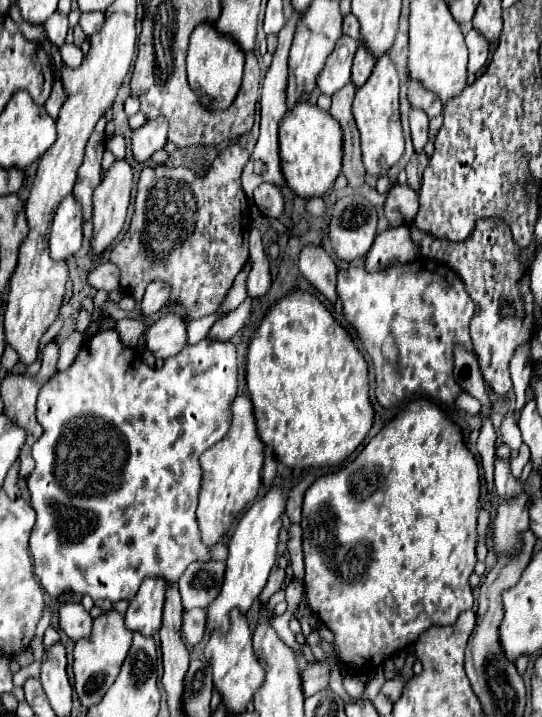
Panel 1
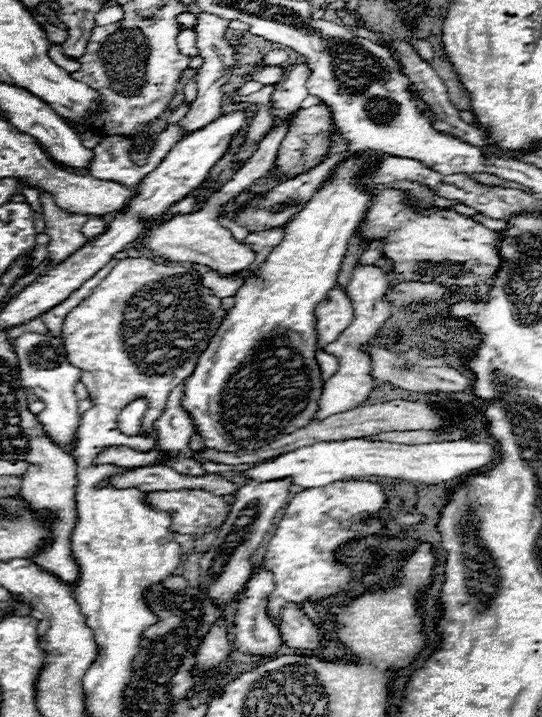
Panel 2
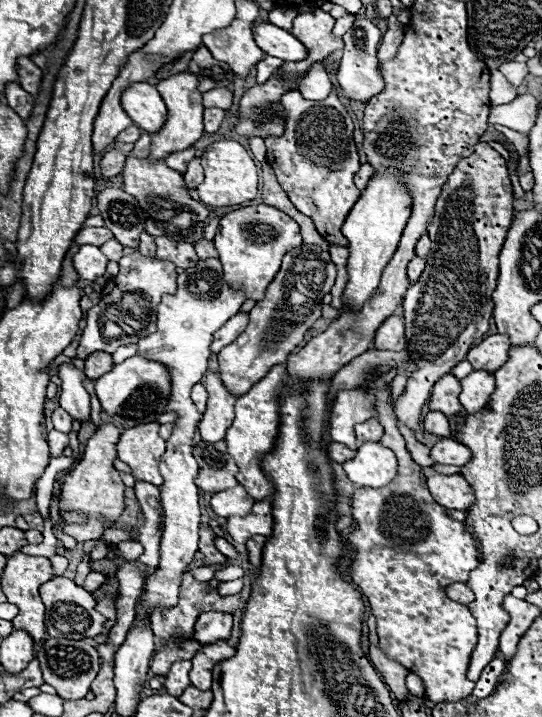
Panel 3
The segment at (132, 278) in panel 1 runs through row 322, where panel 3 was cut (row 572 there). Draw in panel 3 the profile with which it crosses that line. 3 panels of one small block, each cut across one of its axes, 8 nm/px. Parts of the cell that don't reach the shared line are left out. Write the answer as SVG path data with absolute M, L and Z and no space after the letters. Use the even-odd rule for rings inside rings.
M190 572L184 574L182 578L182 584L180 584L180 598L178 598L178 604L174 608L168 608L168 610L154 610L152 616L150 616L150 622L152 622L152 630L154 630L154 636L162 636L162 638L154 638L154 644L156 644L156 652L150 660L150 672L156 674L156 676L166 676L170 666L178 660L192 660L192 656L202 648L194 638L192 638L192 632L194 632L194 622L196 618L202 614L202 612L208 612L208 610L220 610L220 612L234 612L238 608L238 594L234 596L218 596L216 590L206 590L206 582L198 582L192 578Z

